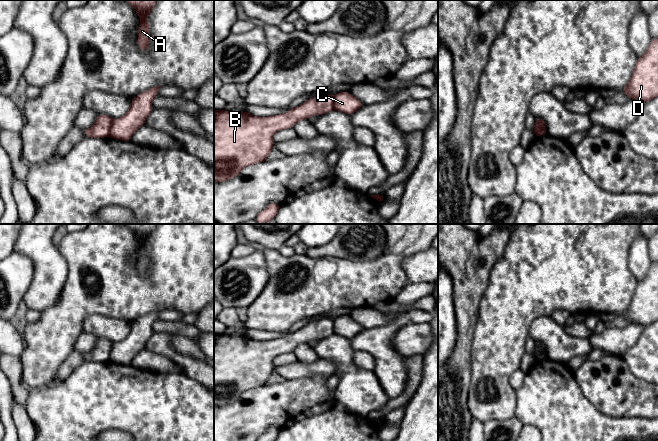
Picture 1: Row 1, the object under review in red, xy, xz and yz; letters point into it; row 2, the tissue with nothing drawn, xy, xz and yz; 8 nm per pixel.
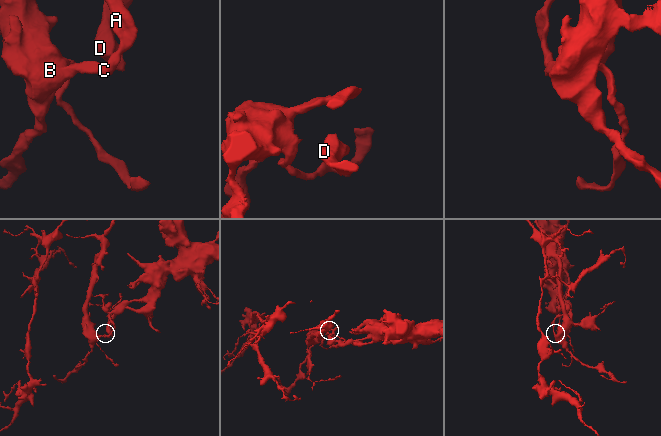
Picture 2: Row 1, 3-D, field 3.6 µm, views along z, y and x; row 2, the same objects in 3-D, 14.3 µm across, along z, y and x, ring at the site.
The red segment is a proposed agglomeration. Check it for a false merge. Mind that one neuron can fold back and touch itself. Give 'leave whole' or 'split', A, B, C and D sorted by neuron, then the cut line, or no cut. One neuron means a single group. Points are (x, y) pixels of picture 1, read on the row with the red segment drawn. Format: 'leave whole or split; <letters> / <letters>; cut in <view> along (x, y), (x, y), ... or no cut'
split; A C D / B; cut in xy along (113, 120), (108, 135)

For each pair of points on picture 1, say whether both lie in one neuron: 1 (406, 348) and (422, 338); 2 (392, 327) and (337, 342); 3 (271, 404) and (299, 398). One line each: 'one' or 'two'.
1: one
2: two
3: one

